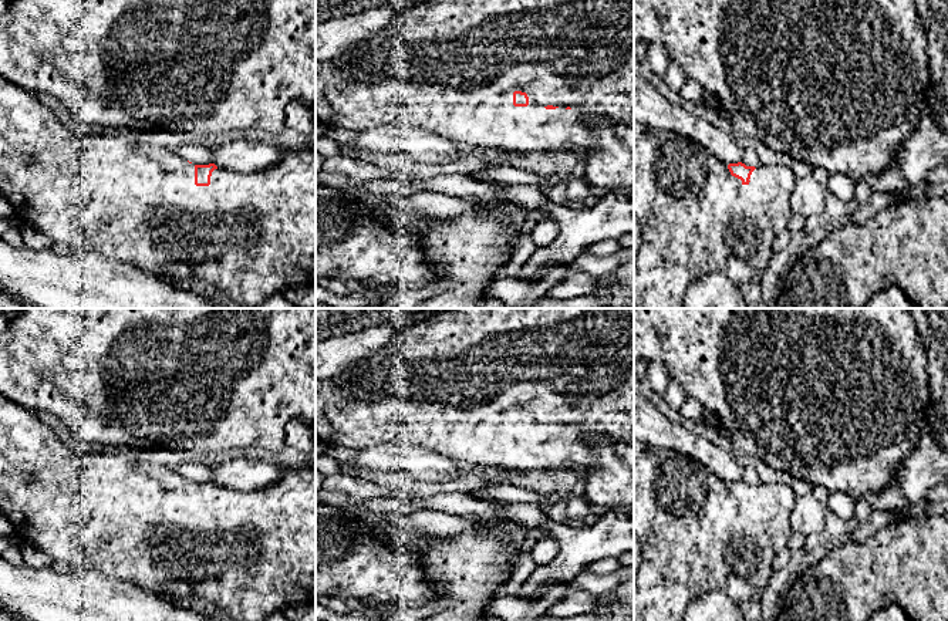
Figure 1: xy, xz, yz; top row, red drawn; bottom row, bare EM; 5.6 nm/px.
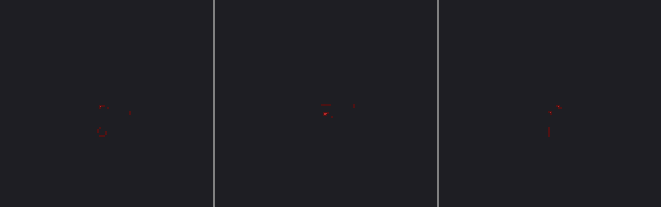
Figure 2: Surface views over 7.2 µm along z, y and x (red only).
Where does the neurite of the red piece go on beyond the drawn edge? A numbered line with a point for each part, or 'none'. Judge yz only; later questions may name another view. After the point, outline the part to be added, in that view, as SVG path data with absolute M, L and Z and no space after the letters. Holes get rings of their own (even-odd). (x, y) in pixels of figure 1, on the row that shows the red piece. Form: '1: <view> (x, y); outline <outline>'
1: yz (697, 219); outline M634 121L634 216L642 229L642 246L634 257L634 308L682 308L686 288L705 274L723 274L738 287L762 280L775 254L772 243L793 215L790 196L797 178L790 166L760 165L749 180L743 185L698 142Z

